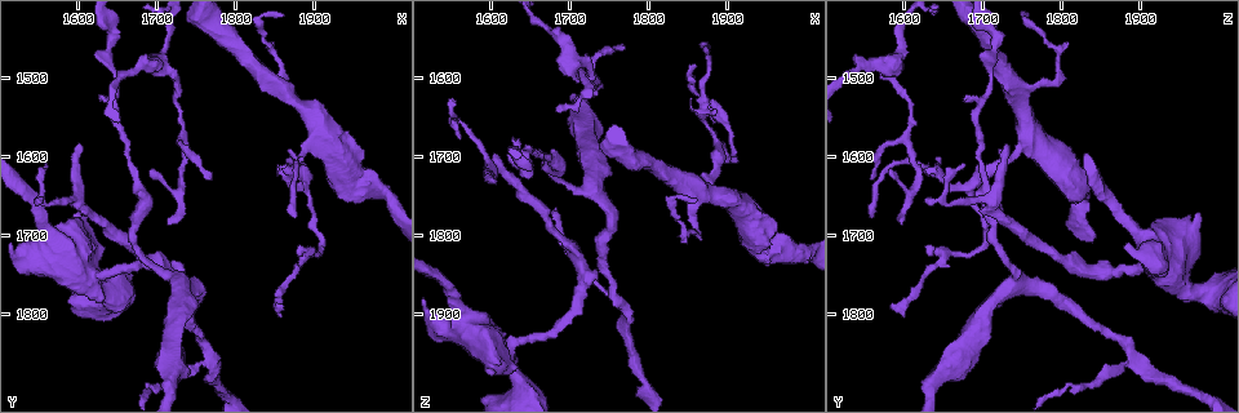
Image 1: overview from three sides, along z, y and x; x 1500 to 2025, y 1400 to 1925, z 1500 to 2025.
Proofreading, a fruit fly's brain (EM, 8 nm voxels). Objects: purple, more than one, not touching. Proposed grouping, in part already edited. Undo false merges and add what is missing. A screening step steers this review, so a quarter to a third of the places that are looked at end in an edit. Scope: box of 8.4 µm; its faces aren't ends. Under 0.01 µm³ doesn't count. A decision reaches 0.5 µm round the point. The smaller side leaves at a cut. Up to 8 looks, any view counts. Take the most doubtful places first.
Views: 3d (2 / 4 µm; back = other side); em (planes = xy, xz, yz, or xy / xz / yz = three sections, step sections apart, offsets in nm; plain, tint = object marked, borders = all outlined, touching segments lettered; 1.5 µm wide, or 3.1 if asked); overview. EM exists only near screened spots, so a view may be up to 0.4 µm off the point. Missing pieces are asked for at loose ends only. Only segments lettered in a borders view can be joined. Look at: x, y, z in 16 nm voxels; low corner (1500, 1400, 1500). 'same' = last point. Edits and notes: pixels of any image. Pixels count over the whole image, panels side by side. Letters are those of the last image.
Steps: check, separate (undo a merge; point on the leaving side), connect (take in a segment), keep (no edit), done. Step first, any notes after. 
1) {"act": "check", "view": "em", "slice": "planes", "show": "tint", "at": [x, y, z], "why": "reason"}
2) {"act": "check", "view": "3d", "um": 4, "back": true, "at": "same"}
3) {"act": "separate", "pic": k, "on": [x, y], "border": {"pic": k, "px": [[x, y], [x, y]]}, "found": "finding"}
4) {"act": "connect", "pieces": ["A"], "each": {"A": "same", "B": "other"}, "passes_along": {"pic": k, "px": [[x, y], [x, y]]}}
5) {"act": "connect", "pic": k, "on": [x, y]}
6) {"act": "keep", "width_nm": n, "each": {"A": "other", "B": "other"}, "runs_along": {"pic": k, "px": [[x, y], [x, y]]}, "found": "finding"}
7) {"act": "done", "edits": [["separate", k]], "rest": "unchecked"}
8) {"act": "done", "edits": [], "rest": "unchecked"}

{"act": "check", "view": "3d", "um": 4, "back": true, "at": [1545, 1650, 1630], "why": "an open end"}

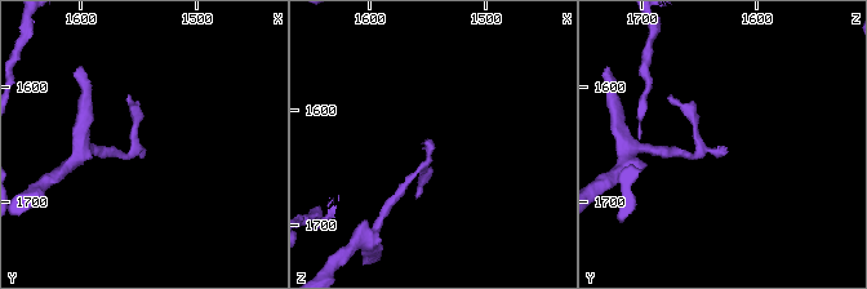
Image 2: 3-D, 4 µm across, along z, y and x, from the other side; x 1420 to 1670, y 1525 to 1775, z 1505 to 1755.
{"act": "check", "view": "em", "slice": "planes", "show": "borders", "at": [1548, 1654, 1626]}

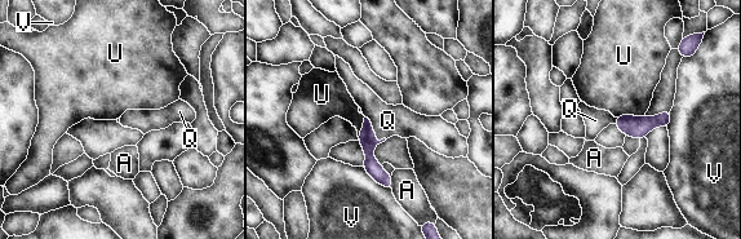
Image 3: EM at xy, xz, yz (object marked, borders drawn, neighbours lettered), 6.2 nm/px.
{"act": "connect", "pieces": ["Q"], "longest_contact_nm": ["V", 240], "each": {"A": "other", "Q": "same", "U": "other", "V": "other"}, "found": "the neuron continues"}

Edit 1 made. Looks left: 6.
{"act": "check", "view": "3d", "um": 2, "back": true, "at": [1860, 1505, 1795], "why": "abrupt turn"}

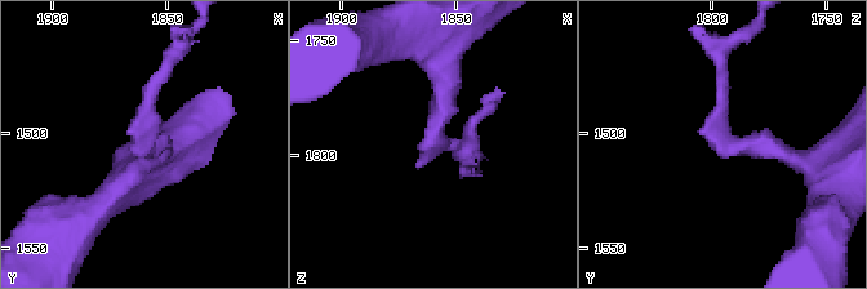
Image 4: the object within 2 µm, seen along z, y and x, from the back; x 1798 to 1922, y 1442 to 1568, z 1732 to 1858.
{"act": "check", "view": "em", "slice": "planes", "show": "tint", "at": [1858, 1503, 1792], "why": "need the tissue"}

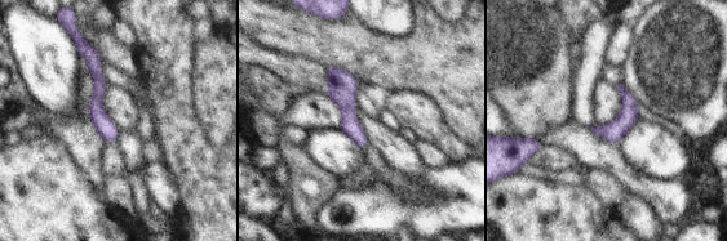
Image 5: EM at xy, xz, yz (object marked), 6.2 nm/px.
{"act": "check", "view": "em", "slice": "planes", "show": "borders", "at": "same"}

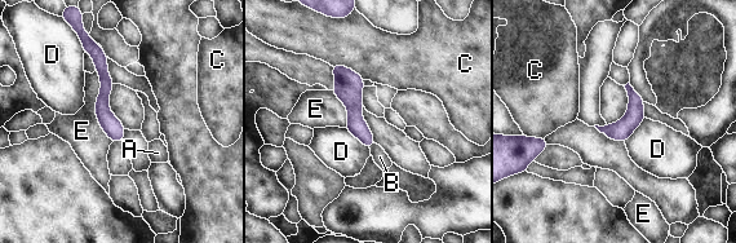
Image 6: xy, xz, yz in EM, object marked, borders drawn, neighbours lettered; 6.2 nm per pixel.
{"act": "keep", "each": {"A": "other", "B": "other", "C": "other", "D": "other", "E": "other"}, "border": {"pic": 6, "px": [[96, 71], [96, 118], [112, 141]]}, "found": "one neuron here"}

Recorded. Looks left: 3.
{"act": "done", "edits": [["connect", 3]], "rest": "unchecked"}

